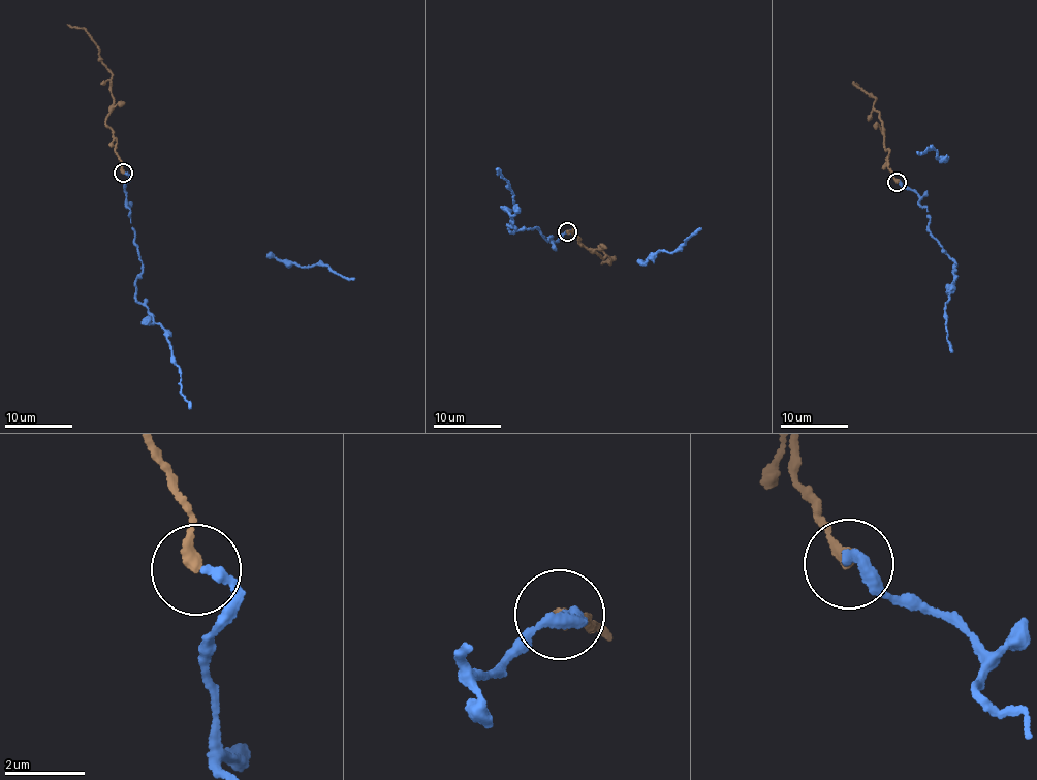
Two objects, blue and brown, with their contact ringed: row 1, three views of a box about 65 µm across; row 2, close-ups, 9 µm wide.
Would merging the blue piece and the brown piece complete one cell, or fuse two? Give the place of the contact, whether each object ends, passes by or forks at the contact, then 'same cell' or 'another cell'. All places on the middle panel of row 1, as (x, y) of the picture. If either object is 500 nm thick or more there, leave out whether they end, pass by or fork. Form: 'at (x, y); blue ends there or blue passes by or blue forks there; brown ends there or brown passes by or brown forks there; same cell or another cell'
at (567, 231); blue ends there; brown ends there; same cell

